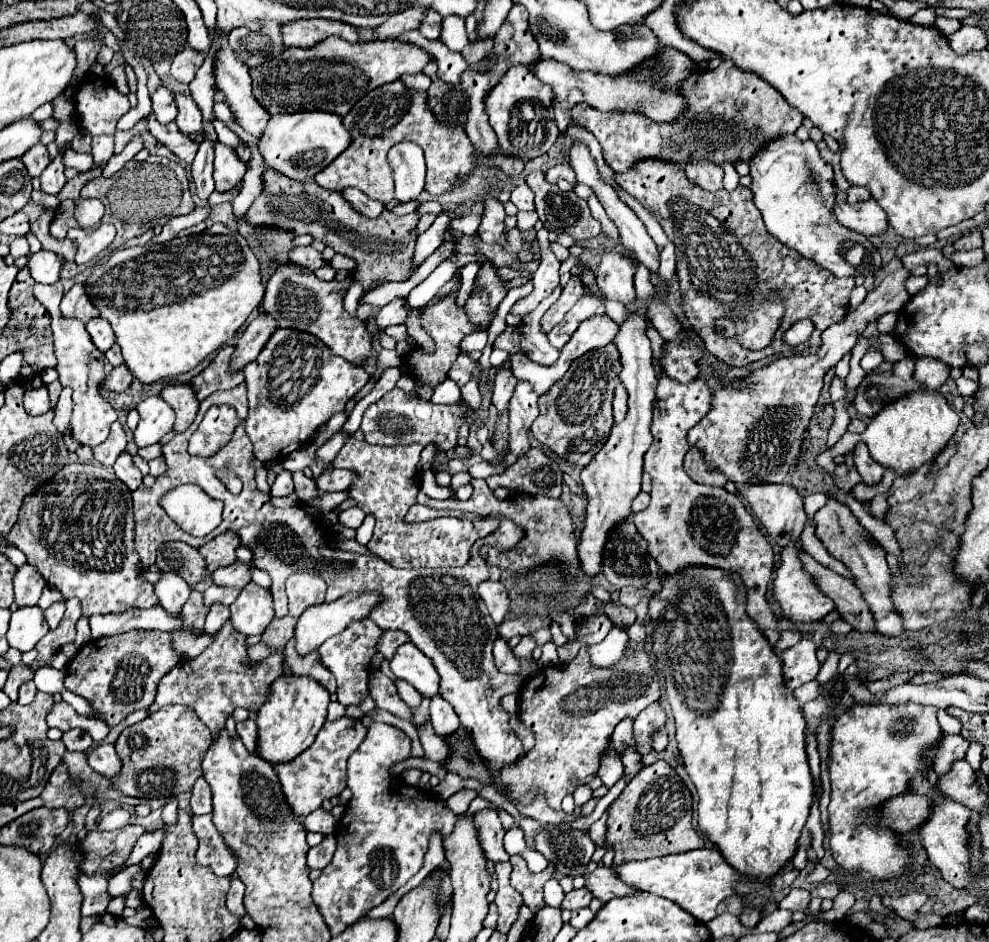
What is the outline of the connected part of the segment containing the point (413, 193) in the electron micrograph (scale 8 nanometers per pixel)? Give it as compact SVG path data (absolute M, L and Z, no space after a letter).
M398 143L390 149L388 161L394 171L396 199L400 203L414 201L422 193L426 177L422 149L416 143Z

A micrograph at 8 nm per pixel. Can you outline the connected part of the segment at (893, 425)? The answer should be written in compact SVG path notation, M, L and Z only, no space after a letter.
M926 357L915 358L914 379L924 383L924 391L910 393L904 399L886 405L866 427L862 435L843 435L832 447L815 458L818 464L828 473L834 473L834 457L844 455L848 449L853 449L858 441L864 441L868 445L870 457L882 465L884 469L890 469L896 473L896 477L904 477L910 473L916 473L922 465L936 459L936 455L948 445L948 441L954 437L958 427L958 413L946 403L946 399L938 393L938 387L948 379L951 369L942 361Z

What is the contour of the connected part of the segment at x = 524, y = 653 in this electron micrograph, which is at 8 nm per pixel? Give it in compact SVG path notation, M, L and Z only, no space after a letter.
M523 636L518 645L513 649L513 653L518 658L530 659L536 646L536 642L530 636Z

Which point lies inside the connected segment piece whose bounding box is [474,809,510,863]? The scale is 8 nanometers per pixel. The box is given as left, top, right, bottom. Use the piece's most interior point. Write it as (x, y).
(491, 831)

